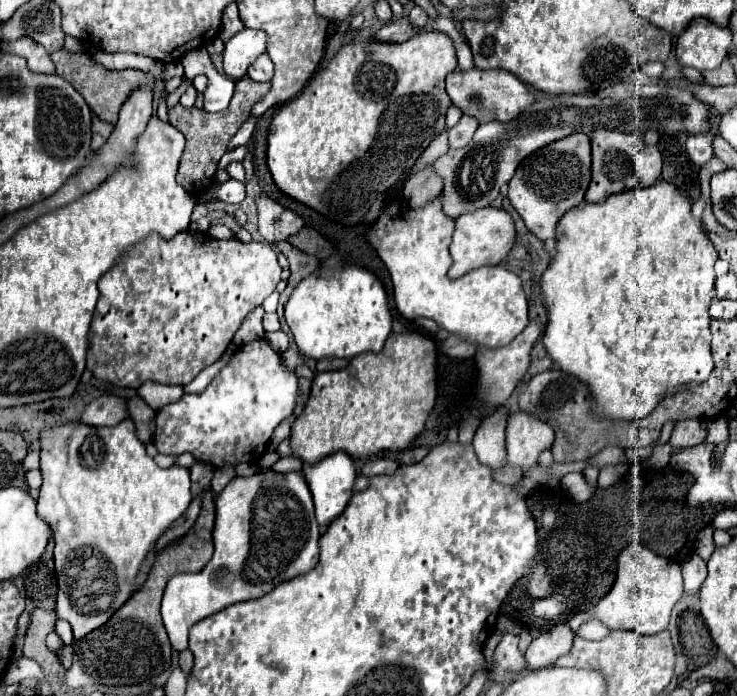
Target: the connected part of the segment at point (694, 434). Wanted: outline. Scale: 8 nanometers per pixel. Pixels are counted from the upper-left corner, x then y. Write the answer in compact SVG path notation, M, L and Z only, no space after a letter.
M679 420L673 428L669 444L675 450L679 450L679 448L703 444L705 438L707 438L707 426L703 420Z

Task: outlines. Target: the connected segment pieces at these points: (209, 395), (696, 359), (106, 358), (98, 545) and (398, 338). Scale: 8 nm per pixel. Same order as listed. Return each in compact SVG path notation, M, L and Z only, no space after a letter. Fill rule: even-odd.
M267 340L243 344L201 394L183 394L177 402L157 410L153 444L161 454L191 452L195 460L215 468L223 464L257 462L267 448L275 426L293 414L297 376L283 366L281 356Z
M663 178L649 188L637 190L623 190L621 194L611 194L605 202L583 202L581 206L565 212L561 222L557 224L557 242L555 242L555 256L549 260L549 266L541 274L541 300L547 310L547 330L543 334L543 344L551 354L555 368L565 370L585 382L595 398L595 412L605 414L607 418L615 420L637 420L645 418L657 402L673 392L675 388L687 382L703 382L713 370L713 356L711 356L711 334L709 334L709 302L715 296L715 272L713 264L717 262L717 250L711 244L709 236L701 228L701 220L691 214L691 202L681 194L671 182Z
M185 230L175 238L165 240L159 234L149 234L133 244L99 280L99 302L89 328L87 368L99 380L109 380L119 386L139 388L147 380L161 384L189 384L203 368L221 358L239 330L243 318L259 306L281 280L277 254L267 242L239 242L237 238L215 240L207 232ZM123 354L141 354L141 362L119 380L113 372L115 362Z
M129 418L119 422L117 426L111 426L111 428L95 428L95 426L89 426L89 424L81 424L77 420L65 422L61 426L57 424L53 428L43 430L41 436L39 436L39 442L41 442L41 450L39 450L39 462L41 464L39 464L39 470L41 470L41 476L43 476L43 484L41 484L39 500L37 500L37 514L51 526L53 538L55 538L55 570L57 570L57 586L59 586L55 612L57 612L59 618L67 620L73 626L75 640L81 640L91 630L101 628L107 622L107 618L111 618L113 612L117 612L127 602L127 598L131 596L133 580L135 580L135 576L139 572L139 566L141 566L143 558L147 556L151 546L159 540L159 536L187 510L187 506L191 502L189 470L183 468L183 466L177 466L177 464L173 464L171 468L159 468L155 464L155 460L145 452L145 446L139 442L139 438L135 434L133 420L129 420Z
M408 330L401 333L391 333L391 336L385 342L385 348L381 350L381 354L359 354L357 358L351 358L349 360L349 366L343 368L343 370L337 370L337 372L333 370L333 372L321 372L321 374L317 374L315 380L313 380L313 388L311 388L309 400L307 400L303 412L297 416L297 420L291 426L291 448L293 448L293 456L301 458L307 464L315 464L321 458L325 458L325 456L329 456L333 452L339 452L339 450L347 452L353 458L373 456L373 454L379 454L383 450L393 450L393 452L405 450L409 446L409 442L425 428L425 420L427 420L429 412L435 406L435 398L437 398L437 382L435 382L435 378L437 378L435 374L437 372L435 372L435 362L437 362L437 344L435 344L435 340L420 332Z

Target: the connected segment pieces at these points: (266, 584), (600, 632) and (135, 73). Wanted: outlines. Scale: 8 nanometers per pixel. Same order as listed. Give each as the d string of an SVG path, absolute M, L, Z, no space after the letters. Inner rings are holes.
M273 470L253 474L249 478L235 476L227 488L217 496L217 518L215 518L215 530L213 530L213 544L215 552L209 564L199 572L185 572L175 574L165 588L163 604L161 604L161 616L163 624L167 628L169 640L173 650L187 650L189 640L189 628L197 624L199 620L231 606L237 602L245 602L251 598L261 598L267 592L271 592L279 582L291 580L303 572L309 572L317 560L319 560L319 524L315 520L313 510L313 498L309 492L309 486L301 472L287 472L277 474ZM255 518L263 518L263 532L257 534L253 530Z
M593 618L593 622L583 622L581 628L577 630L577 634L587 638L587 640L601 640L601 638L605 638L609 634L609 628L603 622L597 622Z
M57 50L51 54L51 60L55 64L55 72L65 78L81 96L85 98L87 106L91 108L93 114L97 114L101 120L115 124L117 114L121 104L127 100L127 96L141 84L149 84L151 88L155 86L155 80L151 74L145 74L141 70L107 70L101 64L97 64L89 54L83 52L67 52L67 50Z

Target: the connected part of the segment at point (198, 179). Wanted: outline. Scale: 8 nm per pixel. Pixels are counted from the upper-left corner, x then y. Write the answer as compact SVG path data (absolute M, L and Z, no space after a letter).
M241 78L235 82L235 96L231 100L231 106L223 112L211 114L199 108L183 108L183 106L173 106L169 110L169 122L187 138L187 146L181 158L181 164L177 173L177 182L193 196L201 196L209 190L209 186L215 182L215 172L217 172L217 162L219 158L227 152L229 140L235 136L235 132L241 128L241 124L249 118L251 108L255 102L259 102L261 96L269 92L269 82L261 84L251 78Z

